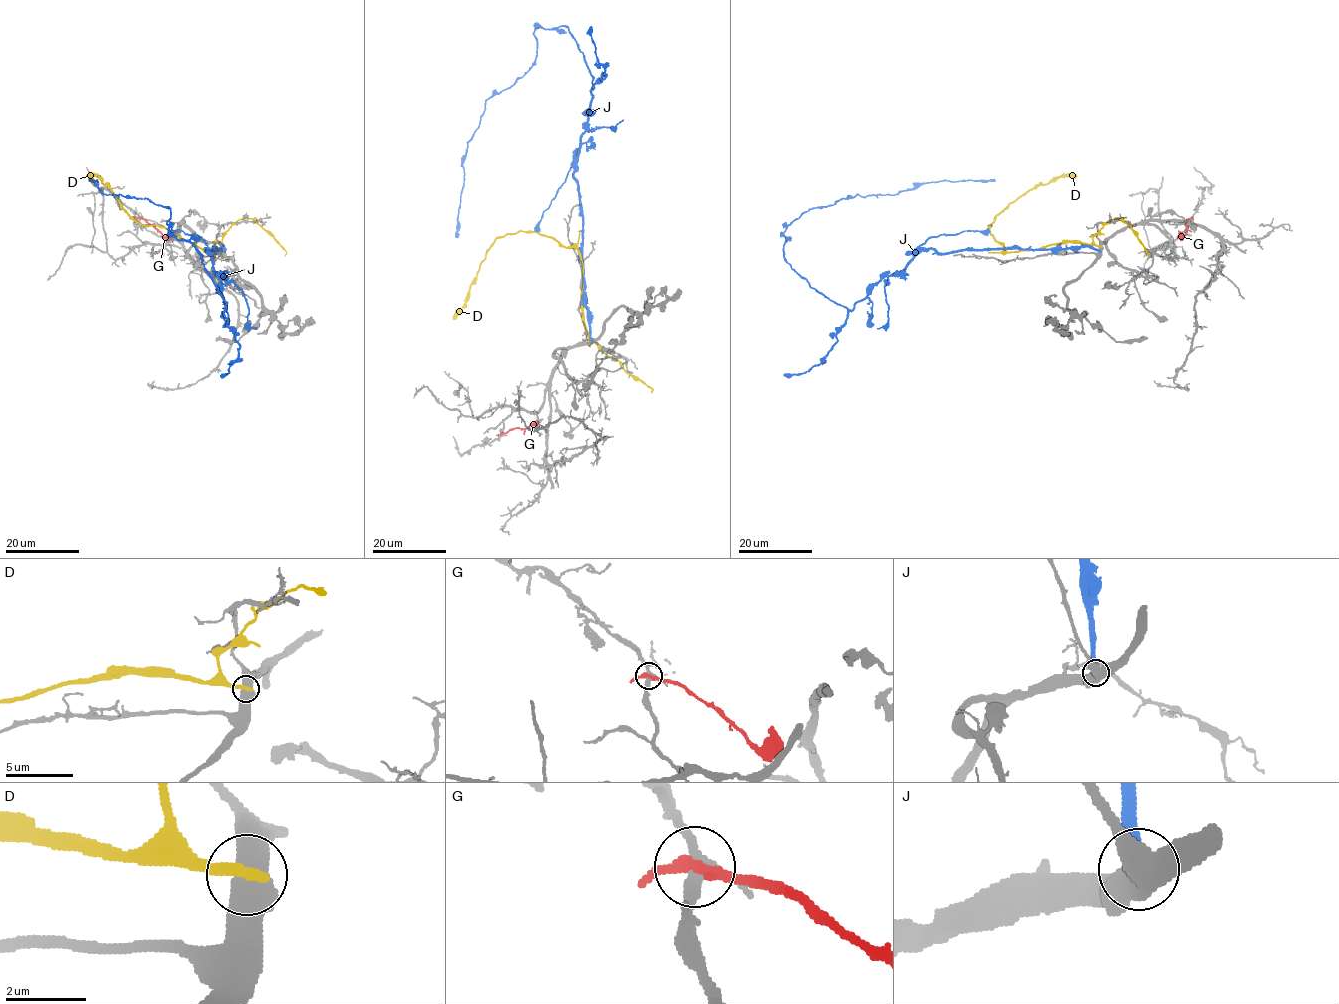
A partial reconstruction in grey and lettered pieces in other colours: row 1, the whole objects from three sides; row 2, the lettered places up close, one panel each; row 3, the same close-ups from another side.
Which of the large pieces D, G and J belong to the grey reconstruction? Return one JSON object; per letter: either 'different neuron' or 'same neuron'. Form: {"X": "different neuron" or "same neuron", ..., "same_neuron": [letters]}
{"D": "different neuron", "G": "different neuron", "J": "different neuron", "same_neuron": []}

